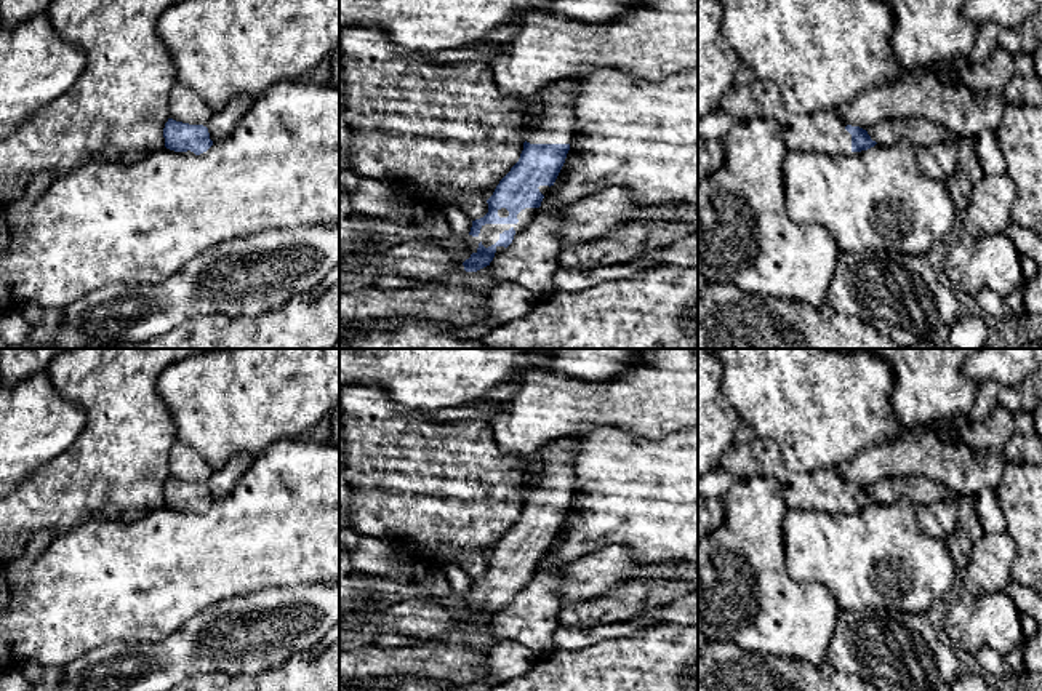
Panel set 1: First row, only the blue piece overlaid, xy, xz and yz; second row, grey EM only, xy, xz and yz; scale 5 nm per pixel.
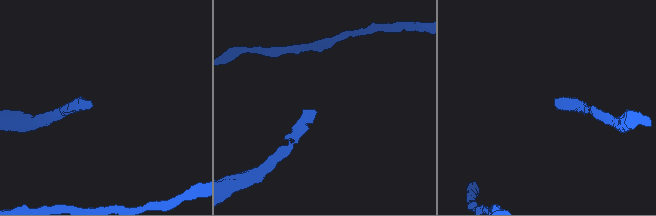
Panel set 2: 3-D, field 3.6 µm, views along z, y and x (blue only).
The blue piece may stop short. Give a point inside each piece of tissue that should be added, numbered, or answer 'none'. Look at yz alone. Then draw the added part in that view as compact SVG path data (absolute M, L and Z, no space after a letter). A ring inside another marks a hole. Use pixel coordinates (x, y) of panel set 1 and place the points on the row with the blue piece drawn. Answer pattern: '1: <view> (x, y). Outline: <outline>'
1: yz (825, 131). Outline: M755 78L751 85L733 85L720 101L720 110L738 122L771 118L781 125L788 150L850 155L852 134L837 112L804 112L791 107L771 80Z

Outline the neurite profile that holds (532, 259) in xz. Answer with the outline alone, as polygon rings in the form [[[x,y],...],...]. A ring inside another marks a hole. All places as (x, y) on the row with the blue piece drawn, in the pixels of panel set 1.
[[[565,208],[538,210],[530,226],[490,262],[498,283],[514,283],[547,298],[554,294],[554,275],[560,269],[559,229]]]

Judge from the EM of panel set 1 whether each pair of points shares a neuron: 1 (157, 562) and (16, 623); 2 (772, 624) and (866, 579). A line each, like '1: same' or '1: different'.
1: same
2: different

